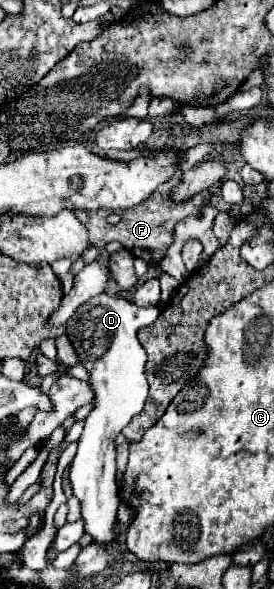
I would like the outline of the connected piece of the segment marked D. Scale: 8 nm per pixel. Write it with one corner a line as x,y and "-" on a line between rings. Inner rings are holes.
99,293
91,297
75,315
67,321
67,337
91,377
95,393
93,409
85,419
85,429
79,437
77,455
69,467
69,483
73,495
81,501
81,513
85,531
93,535
95,543
107,543
113,539
113,523
119,507
119,485
115,483
115,437
131,421
133,415
143,411
149,385
145,379
147,353
137,341
137,331
151,325
159,317
159,307
137,307
135,303

